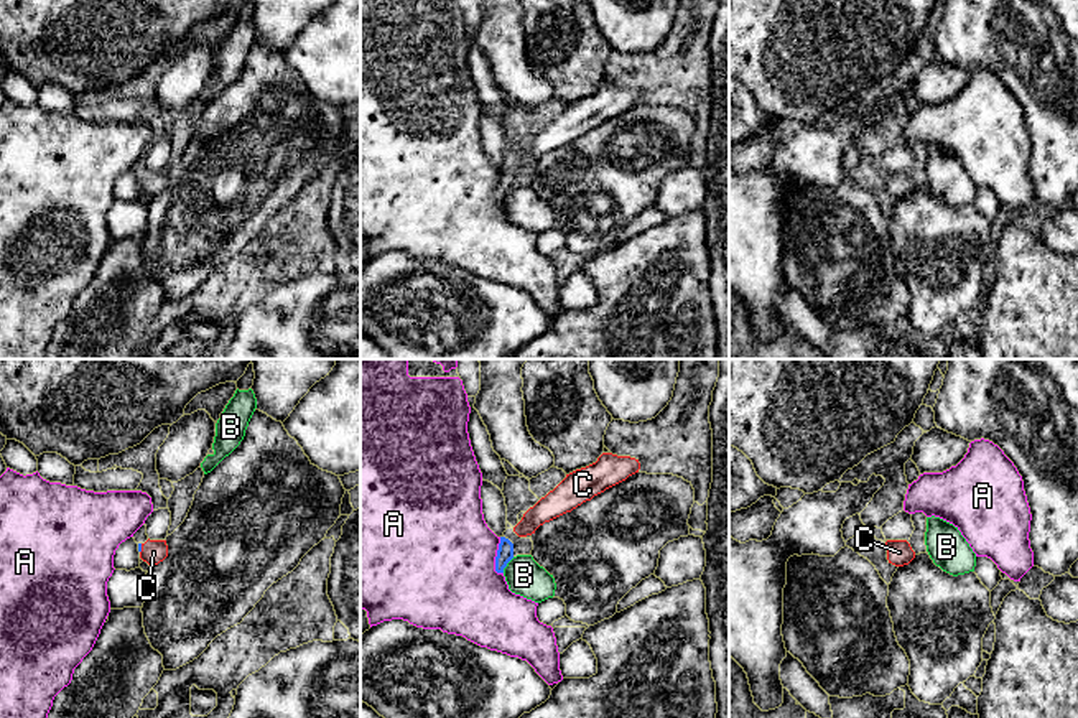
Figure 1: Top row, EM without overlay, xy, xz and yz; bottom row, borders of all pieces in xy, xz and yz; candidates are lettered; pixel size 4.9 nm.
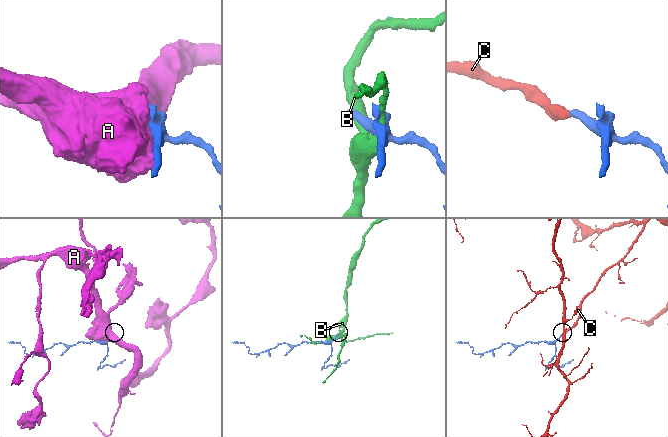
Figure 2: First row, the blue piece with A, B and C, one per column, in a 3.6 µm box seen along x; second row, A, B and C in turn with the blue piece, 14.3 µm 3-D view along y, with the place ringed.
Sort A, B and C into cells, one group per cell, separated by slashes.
A / B / C

